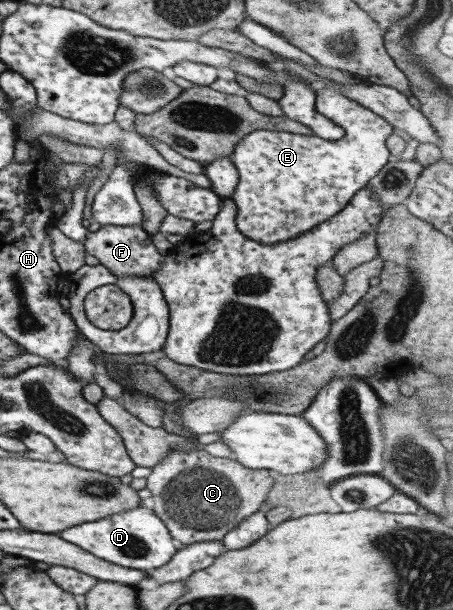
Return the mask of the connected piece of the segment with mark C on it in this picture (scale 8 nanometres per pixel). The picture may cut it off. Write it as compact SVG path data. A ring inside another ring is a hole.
M195 444L192 449L172 449L160 463L156 463L150 474L145 477L145 488L152 495L152 511L167 527L172 542L186 546L200 541L220 541L227 531L235 529L244 517L258 511L274 484L272 474L266 469L244 468L231 457L224 459L211 456Z

